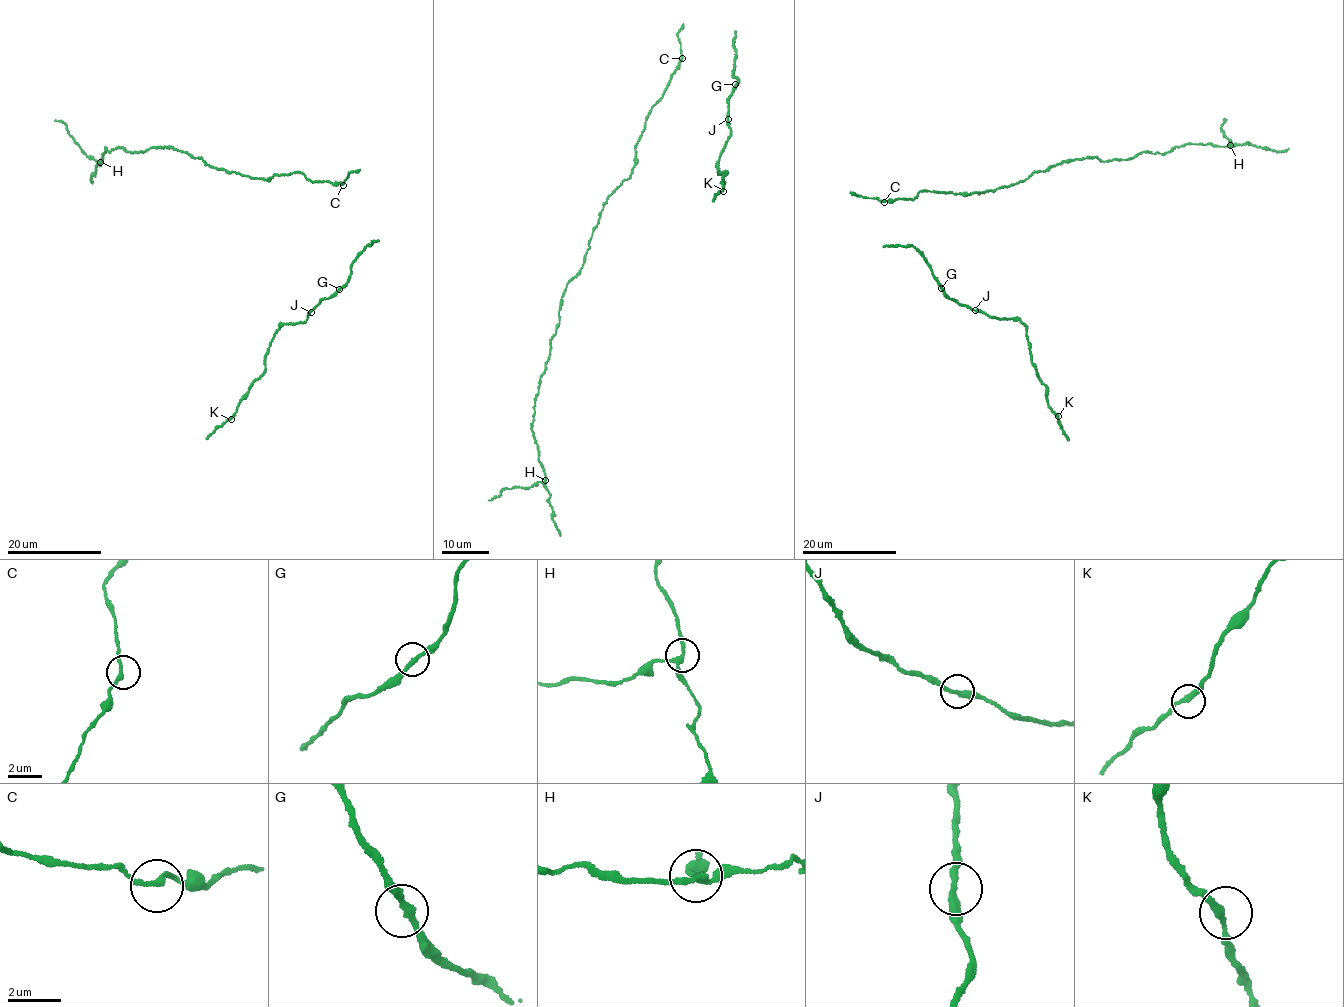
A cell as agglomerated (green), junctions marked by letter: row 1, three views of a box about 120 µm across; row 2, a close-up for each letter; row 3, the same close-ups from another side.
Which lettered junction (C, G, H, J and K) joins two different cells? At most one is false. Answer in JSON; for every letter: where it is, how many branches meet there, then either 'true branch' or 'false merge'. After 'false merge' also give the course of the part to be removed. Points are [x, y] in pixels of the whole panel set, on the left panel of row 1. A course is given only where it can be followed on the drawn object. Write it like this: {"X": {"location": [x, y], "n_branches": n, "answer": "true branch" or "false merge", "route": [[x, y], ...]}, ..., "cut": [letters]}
{"C": {"location": [343, 185], "n_branches": 2, "answer": "true branch"}, "G": {"location": [339, 289], "n_branches": 2, "answer": "true branch"}, "H": {"location": [100, 162], "n_branches": 3, "answer": "false merge", "route": [[100, 162], [86, 156], [65, 124], [54, 121]]}, "J": {"location": [311, 312], "n_branches": 2, "answer": "true branch"}, "K": {"location": [231, 419], "n_branches": 2, "answer": "true branch"}, "cut": ["H"]}

